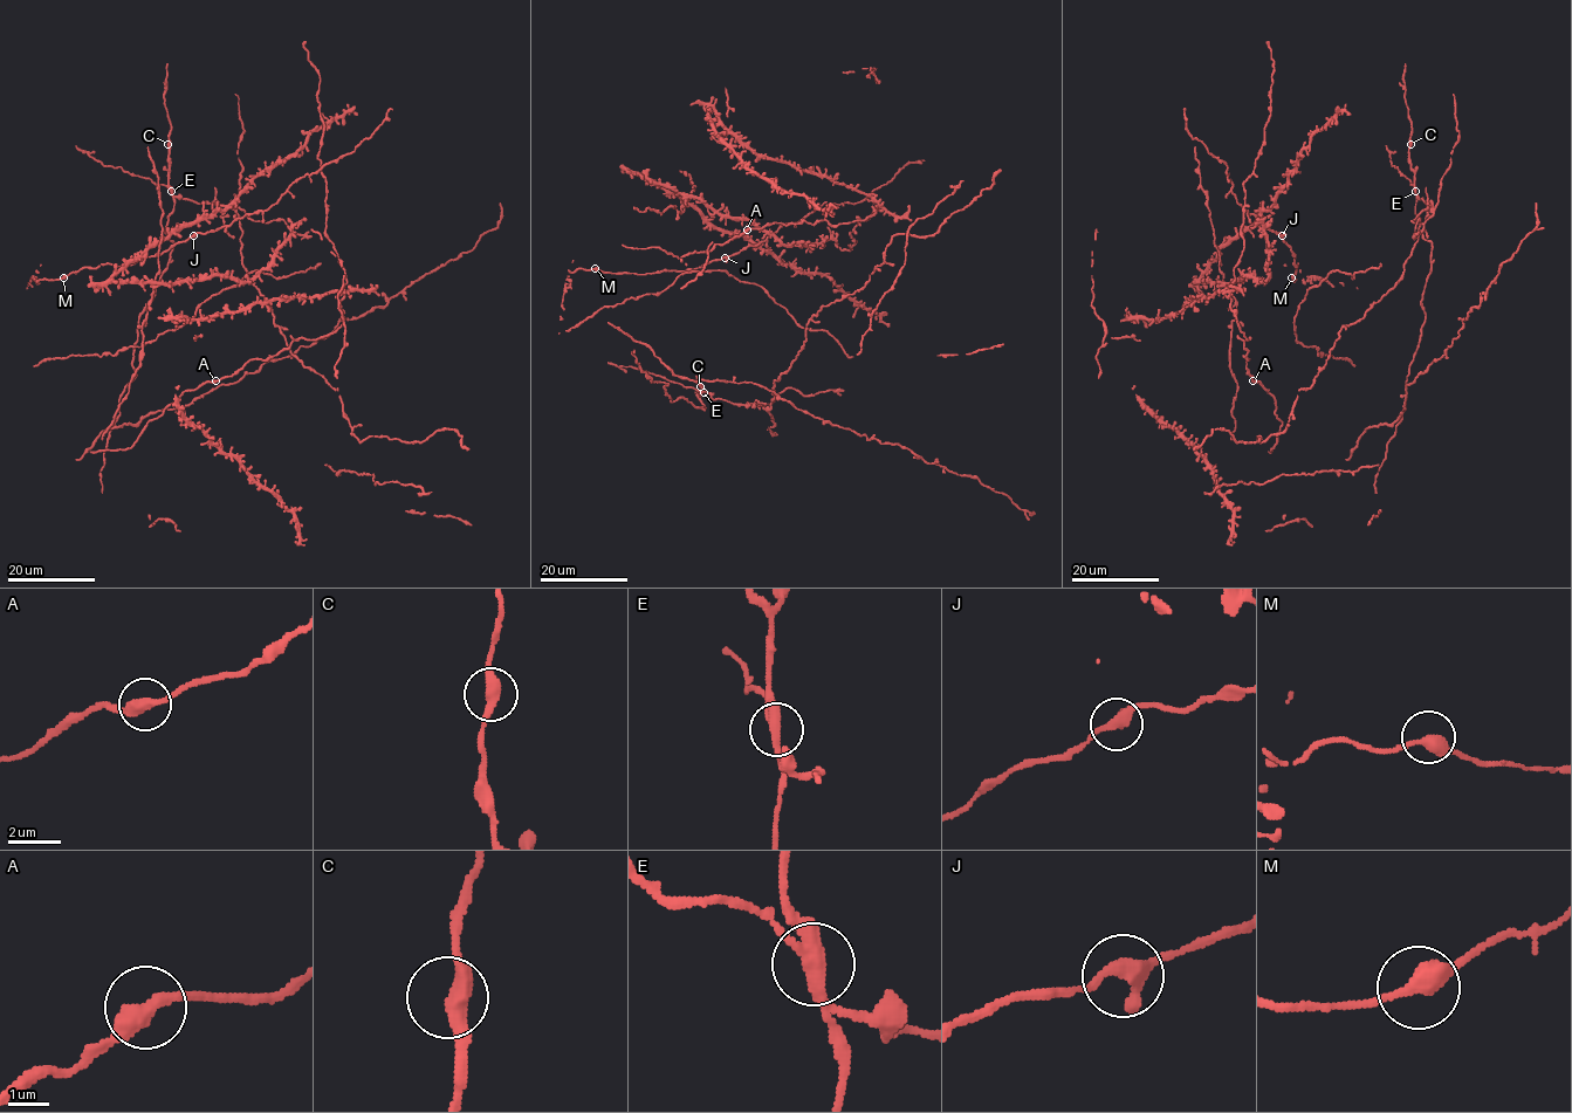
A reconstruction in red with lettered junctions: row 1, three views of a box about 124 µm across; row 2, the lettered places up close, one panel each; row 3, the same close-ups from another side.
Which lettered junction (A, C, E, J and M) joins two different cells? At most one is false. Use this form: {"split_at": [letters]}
{"split_at": ["E"]}

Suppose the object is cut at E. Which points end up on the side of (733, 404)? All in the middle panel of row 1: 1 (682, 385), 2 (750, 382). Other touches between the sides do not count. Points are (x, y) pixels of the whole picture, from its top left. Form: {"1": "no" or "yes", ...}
{"1": "yes", "2": "no"}

